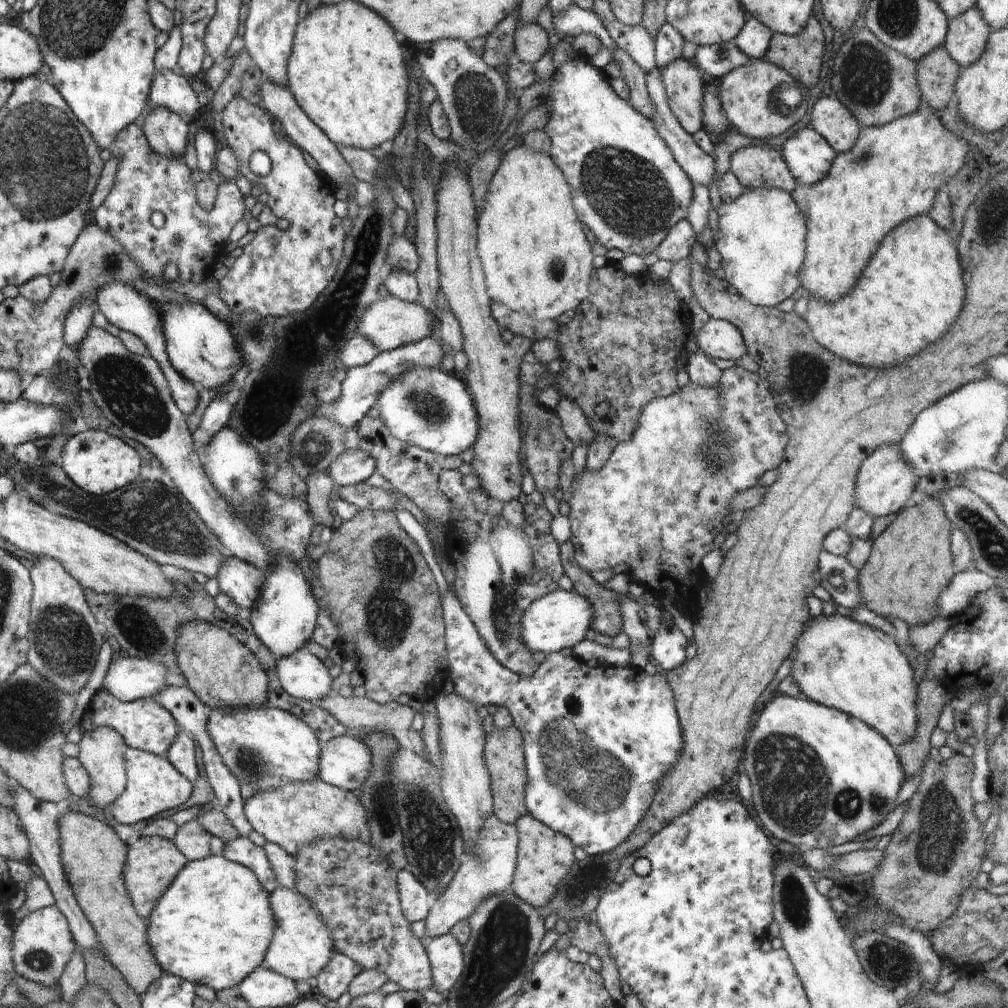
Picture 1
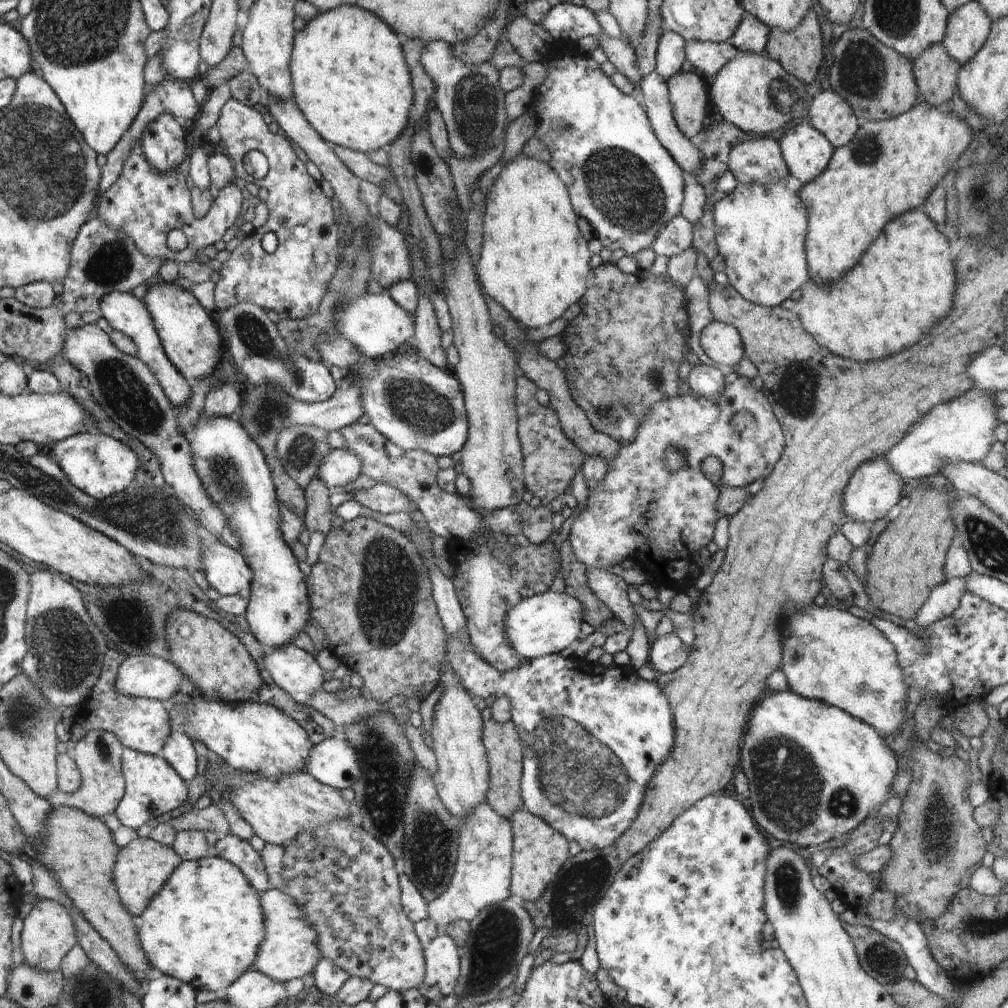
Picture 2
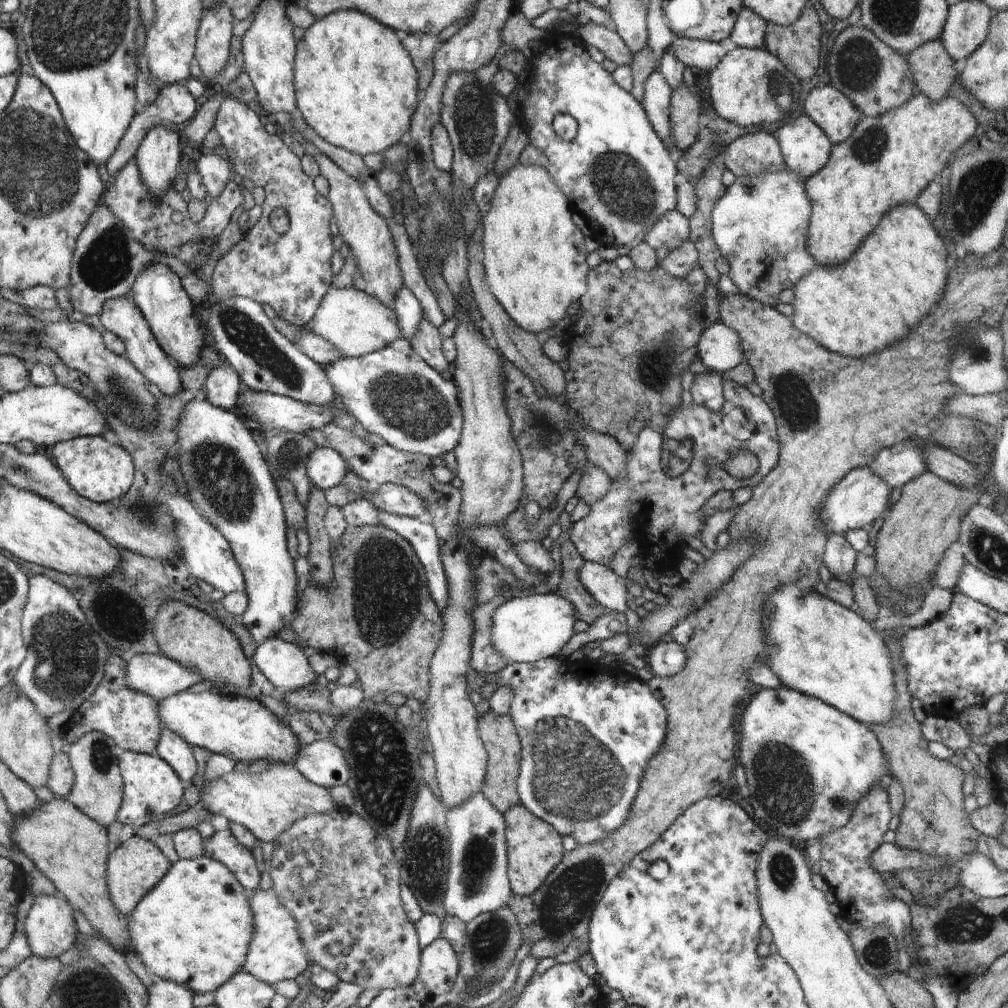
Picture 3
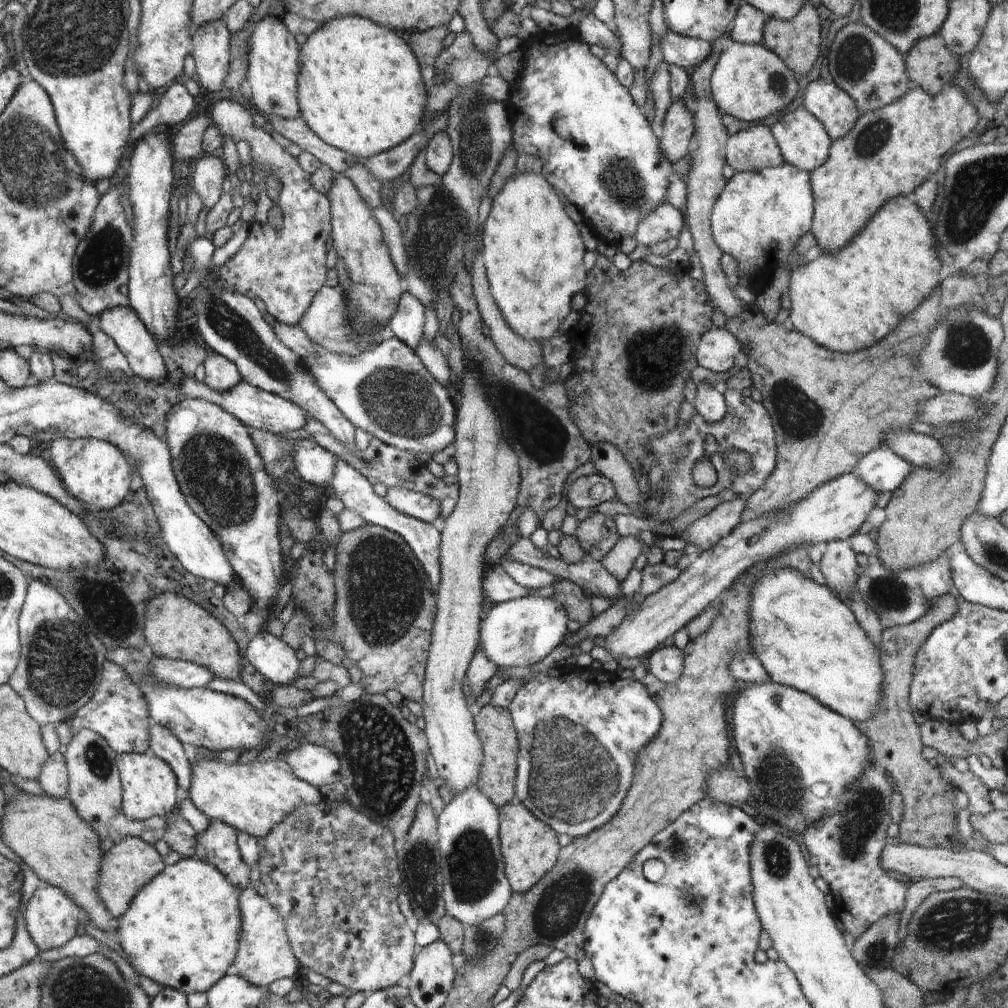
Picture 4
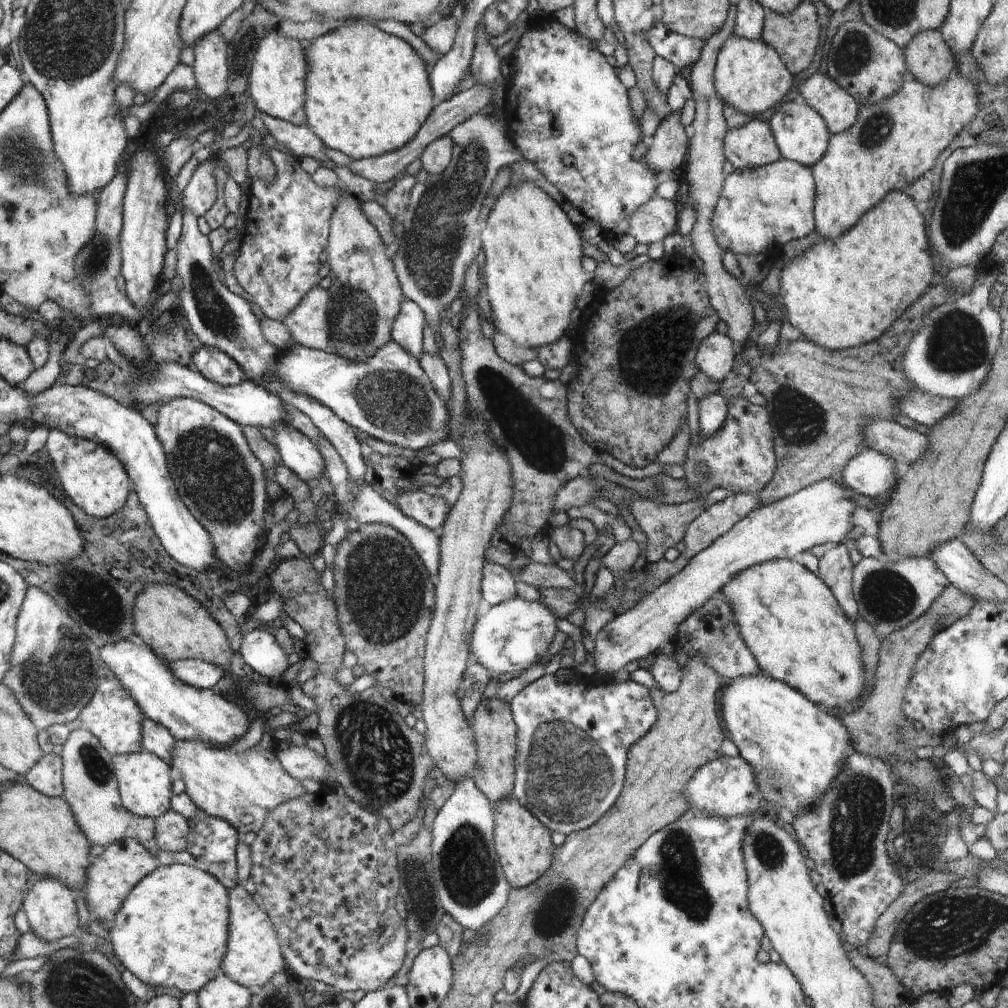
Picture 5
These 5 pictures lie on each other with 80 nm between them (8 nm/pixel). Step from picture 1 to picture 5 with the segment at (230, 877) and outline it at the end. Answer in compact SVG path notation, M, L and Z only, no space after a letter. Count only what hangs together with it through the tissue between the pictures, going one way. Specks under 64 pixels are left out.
M160 864L156 871L152 871L150 875L146 876L144 880L140 882L129 893L127 900L121 907L120 912L115 916L115 928L110 936L109 940L112 943L116 956L120 959L120 962L130 970L132 974L135 974L144 984L152 986L154 988L158 986L164 986L164 988L178 988L180 992L198 992L204 986L211 982L215 978L216 974L221 972L225 955L228 952L229 942L229 889L224 886L212 873L208 873L198 867L197 864L192 865L164 865Z

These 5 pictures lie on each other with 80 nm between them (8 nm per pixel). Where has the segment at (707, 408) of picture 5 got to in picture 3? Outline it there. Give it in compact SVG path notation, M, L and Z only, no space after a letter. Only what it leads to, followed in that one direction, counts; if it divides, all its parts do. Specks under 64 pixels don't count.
M716 371L698 373L690 390L693 402L714 412L720 412L724 402L723 383L722 374Z

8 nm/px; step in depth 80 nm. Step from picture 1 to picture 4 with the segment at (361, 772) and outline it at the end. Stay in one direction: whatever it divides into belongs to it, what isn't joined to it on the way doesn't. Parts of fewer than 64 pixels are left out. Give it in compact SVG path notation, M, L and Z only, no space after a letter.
M302 742L288 747L281 755L294 769L296 776L319 788L324 784L334 784L341 781L341 764L337 754L325 745L318 746L309 742Z

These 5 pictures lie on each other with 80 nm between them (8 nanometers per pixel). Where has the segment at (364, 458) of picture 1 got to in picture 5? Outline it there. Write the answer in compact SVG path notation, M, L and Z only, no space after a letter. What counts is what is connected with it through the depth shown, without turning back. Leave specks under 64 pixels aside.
M277 425L273 429L276 436L272 442L277 446L283 464L304 482L319 480L327 468L316 442L290 425Z

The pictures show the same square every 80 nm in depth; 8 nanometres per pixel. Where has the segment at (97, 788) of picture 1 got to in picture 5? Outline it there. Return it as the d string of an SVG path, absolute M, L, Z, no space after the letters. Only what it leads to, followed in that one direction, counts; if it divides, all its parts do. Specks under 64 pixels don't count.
M88 729L73 730L63 744L63 787L62 798L67 800L72 812L86 836L100 846L110 846L119 840L134 839L153 855L159 846L155 840L155 820L139 817L124 808L119 792L119 781L111 763L112 754L103 747L101 740Z

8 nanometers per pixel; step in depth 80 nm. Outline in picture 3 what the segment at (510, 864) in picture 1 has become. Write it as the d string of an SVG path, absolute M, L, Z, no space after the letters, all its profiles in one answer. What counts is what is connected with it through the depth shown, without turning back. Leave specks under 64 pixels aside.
M480 792L459 807L448 810L449 869L442 906L446 916L470 922L480 913L507 905L514 895L509 883L506 821Z

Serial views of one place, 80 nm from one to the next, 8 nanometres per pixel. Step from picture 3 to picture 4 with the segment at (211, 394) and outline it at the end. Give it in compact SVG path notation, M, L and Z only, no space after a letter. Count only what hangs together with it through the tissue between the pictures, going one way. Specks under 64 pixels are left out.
M212 350L208 353L203 367L205 368L205 377L202 378L202 381L212 387L212 390L225 393L242 382L242 374L236 365Z

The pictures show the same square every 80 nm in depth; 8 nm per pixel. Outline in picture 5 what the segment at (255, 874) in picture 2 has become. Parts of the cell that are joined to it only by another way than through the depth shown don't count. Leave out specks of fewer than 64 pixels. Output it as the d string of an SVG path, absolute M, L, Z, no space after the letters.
M202 810L197 811L196 818L187 820L190 827L187 836L187 851L193 856L194 863L208 873L212 873L226 888L238 886L237 853L240 834L228 821L208 816Z

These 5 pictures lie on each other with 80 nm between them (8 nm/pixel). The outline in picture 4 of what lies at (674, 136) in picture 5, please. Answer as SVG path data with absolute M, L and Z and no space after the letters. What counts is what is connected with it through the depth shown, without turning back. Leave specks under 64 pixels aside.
M683 99L671 102L663 125L657 129L663 155L671 162L689 154L694 140L694 115L685 105Z

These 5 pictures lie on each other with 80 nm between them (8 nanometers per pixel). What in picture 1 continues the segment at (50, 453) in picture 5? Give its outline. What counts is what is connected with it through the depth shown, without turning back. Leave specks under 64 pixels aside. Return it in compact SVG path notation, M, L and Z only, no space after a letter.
M98 429L72 435L63 447L60 466L80 488L98 496L130 486L130 482L141 474L139 452L126 441Z

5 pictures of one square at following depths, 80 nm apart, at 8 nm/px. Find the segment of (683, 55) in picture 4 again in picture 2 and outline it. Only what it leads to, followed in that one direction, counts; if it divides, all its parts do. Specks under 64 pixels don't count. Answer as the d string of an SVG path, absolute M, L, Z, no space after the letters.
M687 41L685 58L702 72L708 81L733 58L739 55L739 50L727 42L711 43L710 41Z

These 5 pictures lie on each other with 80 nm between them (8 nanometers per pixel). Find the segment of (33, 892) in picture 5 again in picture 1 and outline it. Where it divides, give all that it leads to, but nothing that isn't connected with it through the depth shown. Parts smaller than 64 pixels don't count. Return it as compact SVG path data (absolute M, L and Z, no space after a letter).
M56 905L28 913L18 924L12 940L11 957L16 977L25 977L30 982L47 987L56 986L64 966L76 952L70 929L67 917Z

